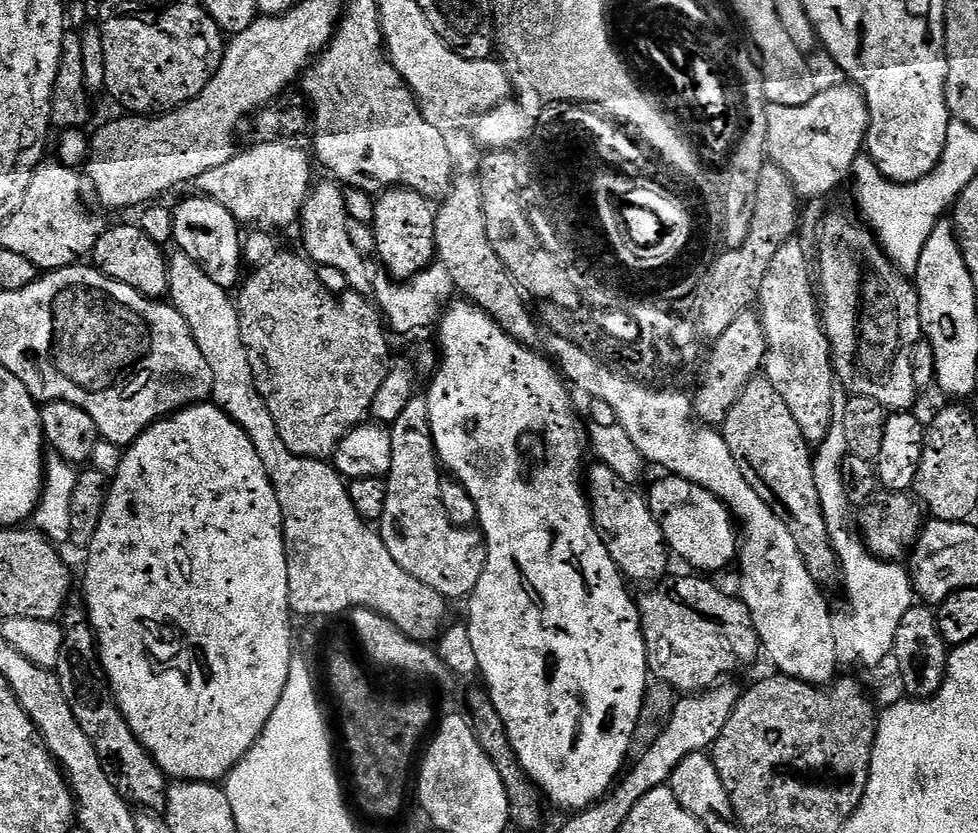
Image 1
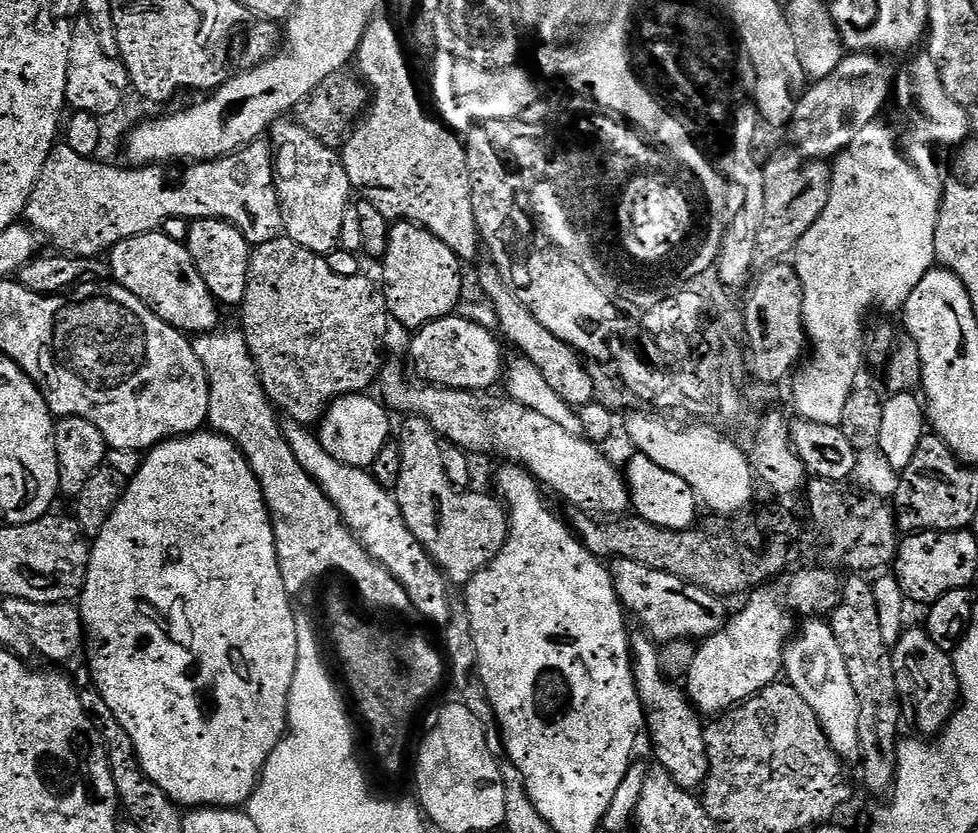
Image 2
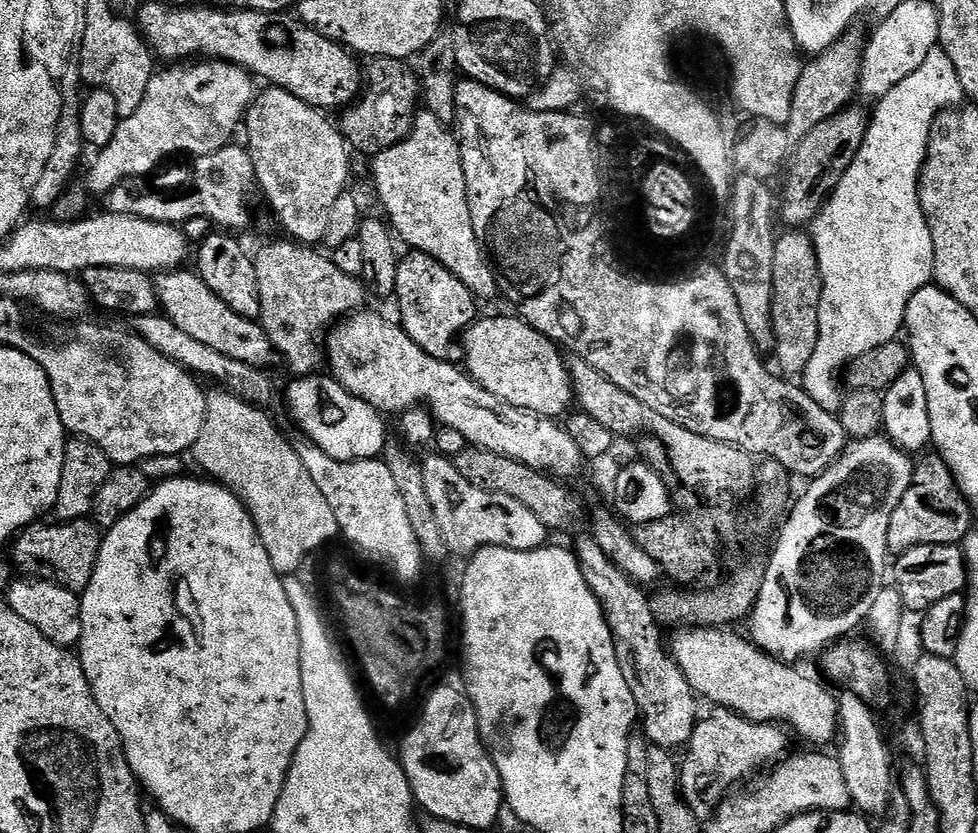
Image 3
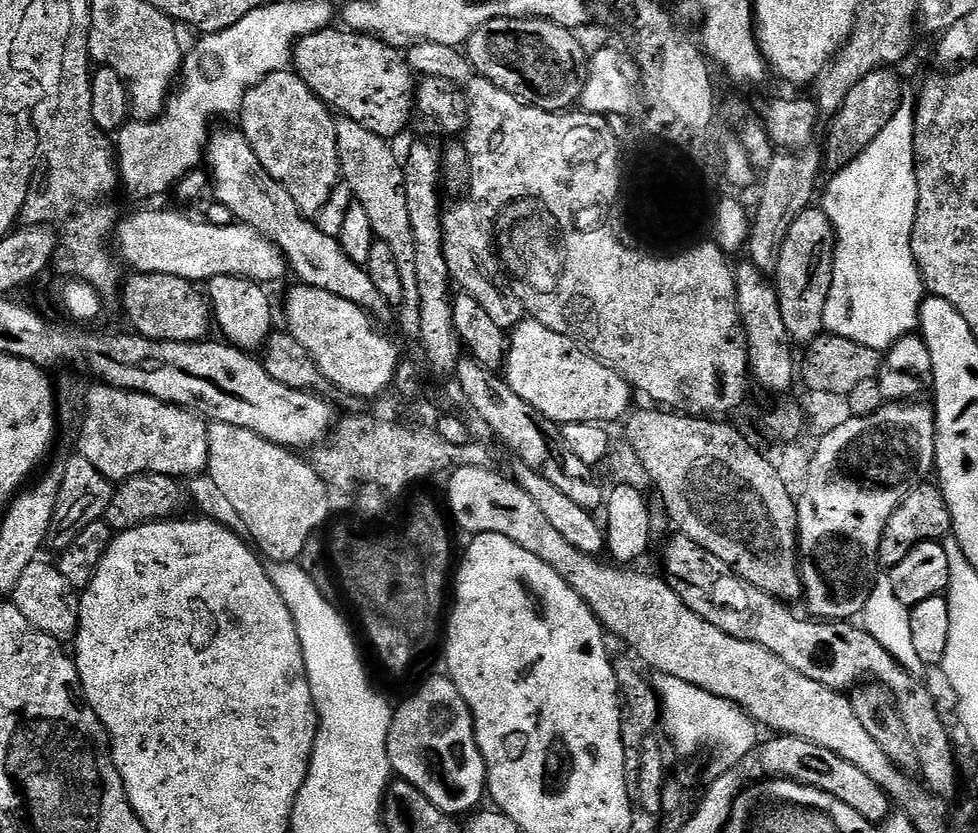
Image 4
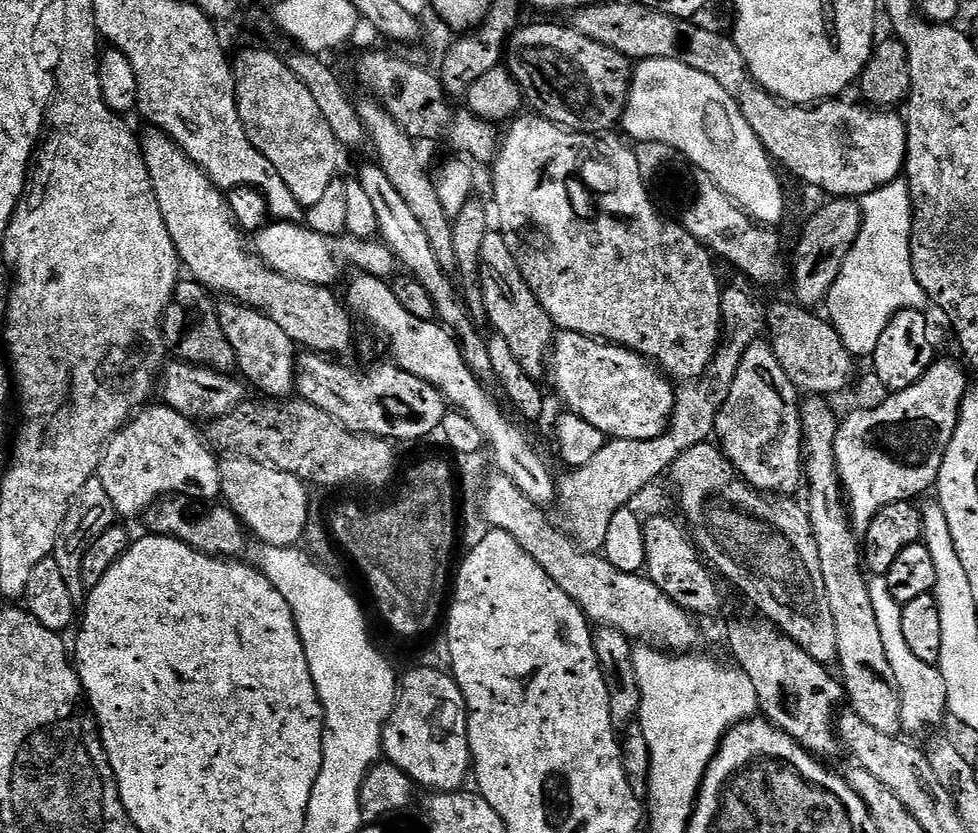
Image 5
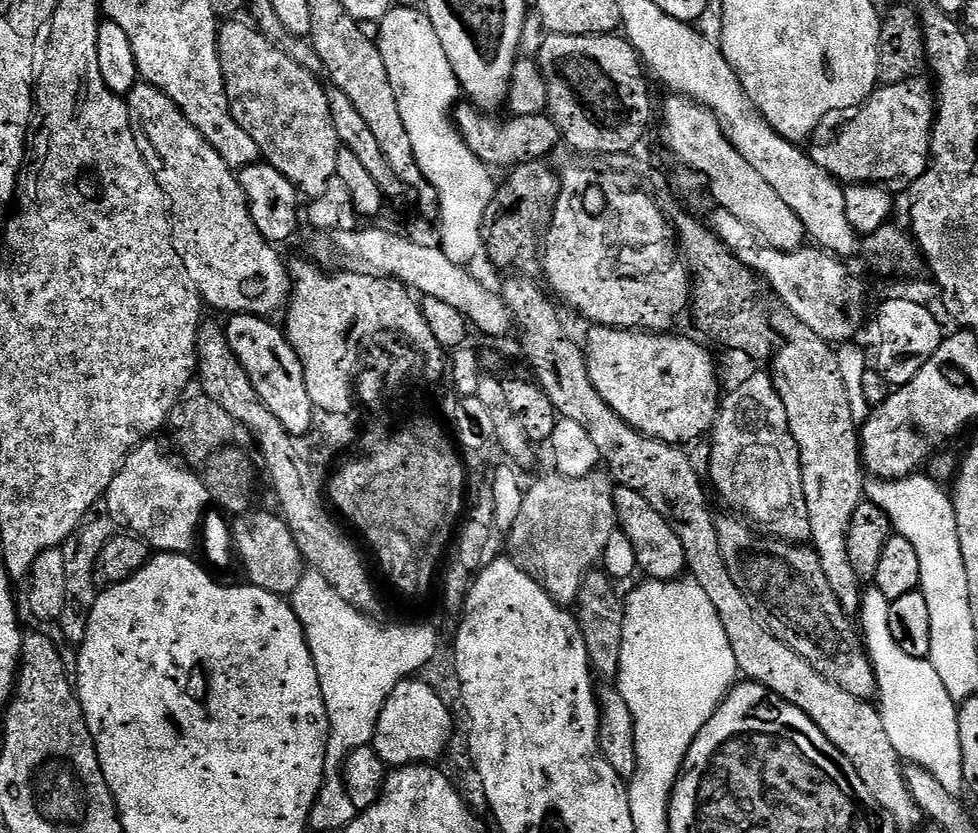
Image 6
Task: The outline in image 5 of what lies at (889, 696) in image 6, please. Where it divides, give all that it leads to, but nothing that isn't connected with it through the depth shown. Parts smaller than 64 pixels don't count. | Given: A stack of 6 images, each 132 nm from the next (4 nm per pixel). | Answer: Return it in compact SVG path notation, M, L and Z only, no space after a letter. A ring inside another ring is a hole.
M871 577L868 589L870 590L870 602L874 607L874 615L878 619L878 630L881 631L882 642L885 644L887 662L893 667L894 678L898 681L899 697L902 698L901 727L906 732L916 732L924 726L934 726L940 723L948 712L948 695L946 694L946 682L942 678L939 667L922 662L920 658L911 653L910 646L903 637L901 614L903 605L894 601L894 596L890 594L887 577Z

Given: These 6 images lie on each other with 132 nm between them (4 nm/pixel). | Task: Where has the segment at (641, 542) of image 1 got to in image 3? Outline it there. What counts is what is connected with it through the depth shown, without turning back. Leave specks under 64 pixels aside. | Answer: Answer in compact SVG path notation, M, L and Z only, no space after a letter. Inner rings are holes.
M357 310L351 313L347 318L341 319L326 336L326 364L332 367L330 375L350 394L362 398L362 402L374 406L381 414L399 414L407 412L409 408L426 405L439 427L458 430L458 434L462 434L462 438L466 438L471 447L502 454L502 458L514 458L514 462L522 462L557 478L576 476L580 467L585 467L582 450L574 446L574 438L570 438L567 427L560 425L559 428L556 425L559 423L553 417L527 412L518 406L510 406L510 402L502 402L502 398L494 398L494 394L478 386L478 382L463 367L426 354L426 350L422 350L422 346L410 339L399 323L392 321L391 324L386 317L368 311Z

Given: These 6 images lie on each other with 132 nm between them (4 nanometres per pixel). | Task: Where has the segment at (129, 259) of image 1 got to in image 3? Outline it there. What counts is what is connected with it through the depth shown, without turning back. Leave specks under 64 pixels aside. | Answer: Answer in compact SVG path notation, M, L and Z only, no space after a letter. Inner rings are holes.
M169 270L155 277L156 302L159 311L174 326L178 326L189 338L210 346L210 350L218 350L218 354L226 354L226 358L235 358L238 362L246 362L246 366L271 369L271 364L278 360L278 353L270 342L264 327L256 320L246 318L242 314L234 314L206 282L202 282L199 272L195 270Z

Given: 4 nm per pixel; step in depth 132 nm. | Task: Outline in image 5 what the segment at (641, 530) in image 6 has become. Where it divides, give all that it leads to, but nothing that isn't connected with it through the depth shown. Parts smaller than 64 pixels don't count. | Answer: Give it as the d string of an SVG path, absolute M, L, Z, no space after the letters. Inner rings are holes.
M667 515L644 520L646 575L654 582L654 586L658 586L658 590L662 590L662 594L671 598L678 607L686 609L697 617L712 616L720 608L720 588L716 585L717 577L713 569L702 559L689 533L683 527L680 529L672 519L671 515Z

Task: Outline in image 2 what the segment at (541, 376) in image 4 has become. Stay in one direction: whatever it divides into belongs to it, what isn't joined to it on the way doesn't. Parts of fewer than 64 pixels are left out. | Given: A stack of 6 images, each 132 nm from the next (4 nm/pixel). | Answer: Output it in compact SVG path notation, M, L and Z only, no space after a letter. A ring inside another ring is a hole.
M453 314L438 318L415 329L413 336L416 337L408 352L412 355L412 368L421 376L421 381L441 388L460 388L464 392L475 392L495 389L492 387L499 380L501 383L505 375L505 345L501 337L493 329L478 326L478 322L470 322L465 316Z

